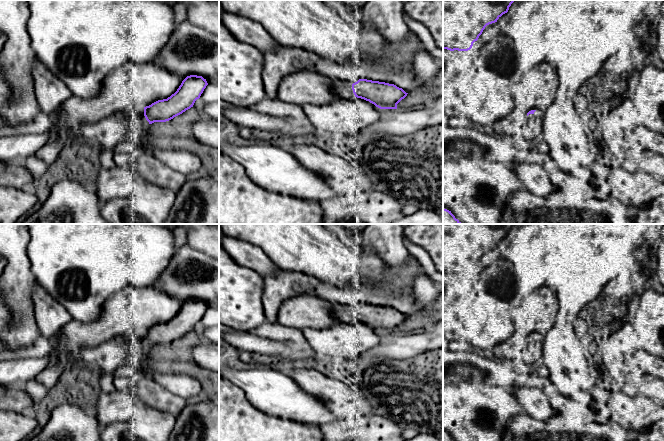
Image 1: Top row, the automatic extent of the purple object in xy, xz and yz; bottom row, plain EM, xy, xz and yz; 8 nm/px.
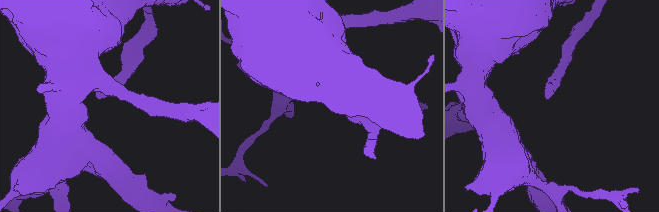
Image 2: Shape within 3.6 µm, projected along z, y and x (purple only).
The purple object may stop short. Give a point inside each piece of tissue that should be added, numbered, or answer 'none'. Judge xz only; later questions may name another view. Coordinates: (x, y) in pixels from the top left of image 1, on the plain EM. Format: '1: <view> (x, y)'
none

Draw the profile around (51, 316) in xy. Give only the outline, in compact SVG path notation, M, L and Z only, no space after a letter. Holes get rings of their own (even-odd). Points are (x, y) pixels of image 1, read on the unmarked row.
M37 280L32 291L32 303L35 307L38 331L45 338L57 335L63 326L73 319L71 314L47 293Z

